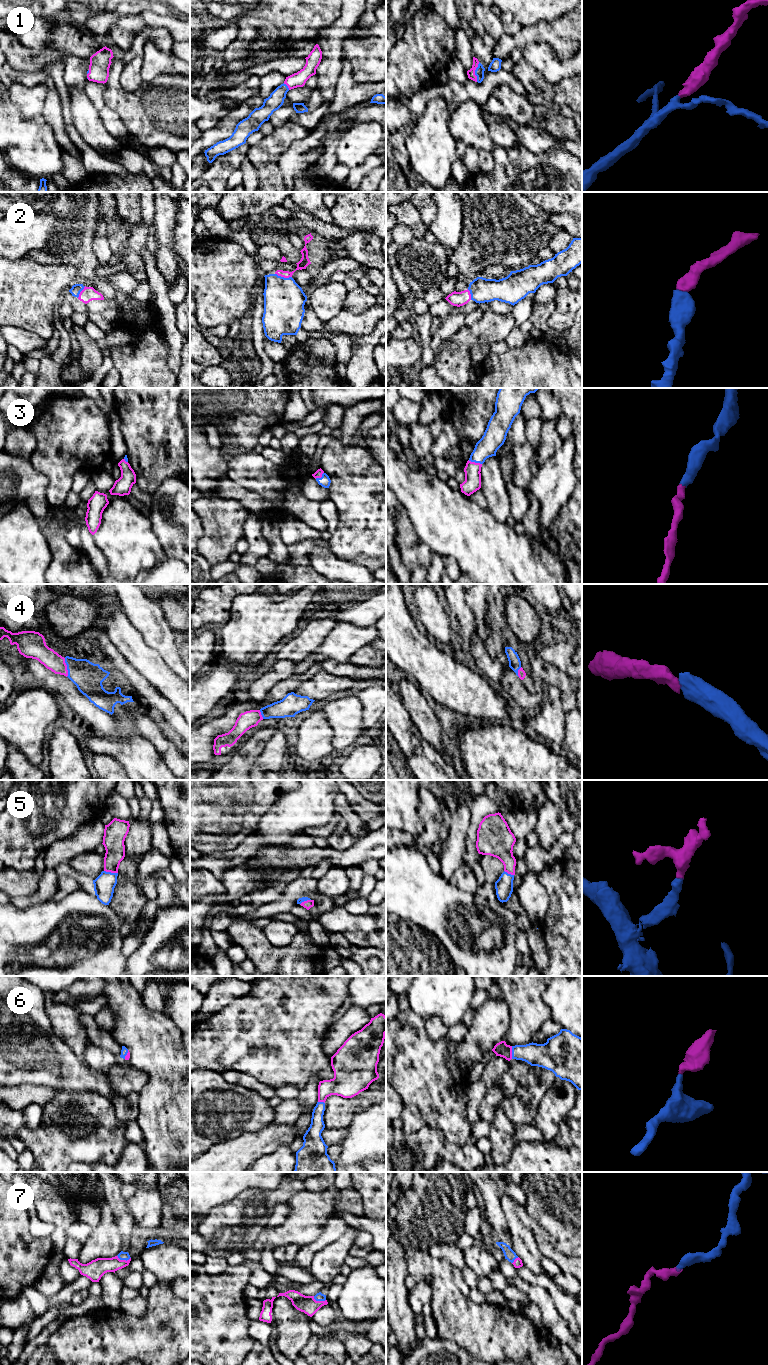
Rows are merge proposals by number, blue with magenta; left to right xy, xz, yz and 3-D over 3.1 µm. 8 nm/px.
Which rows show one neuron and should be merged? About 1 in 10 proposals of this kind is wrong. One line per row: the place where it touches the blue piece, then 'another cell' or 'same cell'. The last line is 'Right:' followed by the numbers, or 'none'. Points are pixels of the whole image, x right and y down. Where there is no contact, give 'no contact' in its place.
1: meets blue in yz at (475, 72); same cell
2: meets blue in xz at (283, 277); same cell
3: meets blue in yz at (475, 462); same cell
4: meets blue in xy at (67, 667); same cell
5: meets blue in xy at (110, 872); same cell
6: meets blue in yz at (512, 1052); same cell
7: meets blue in xy at (123, 1259); same cell
Right: 1, 2, 3, 4, 5, 6, 7

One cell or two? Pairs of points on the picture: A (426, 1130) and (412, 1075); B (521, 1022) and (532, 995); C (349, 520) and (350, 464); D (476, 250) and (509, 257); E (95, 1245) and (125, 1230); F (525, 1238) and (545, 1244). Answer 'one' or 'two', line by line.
A: two
B: one
C: one
D: one
E: two
F: two

